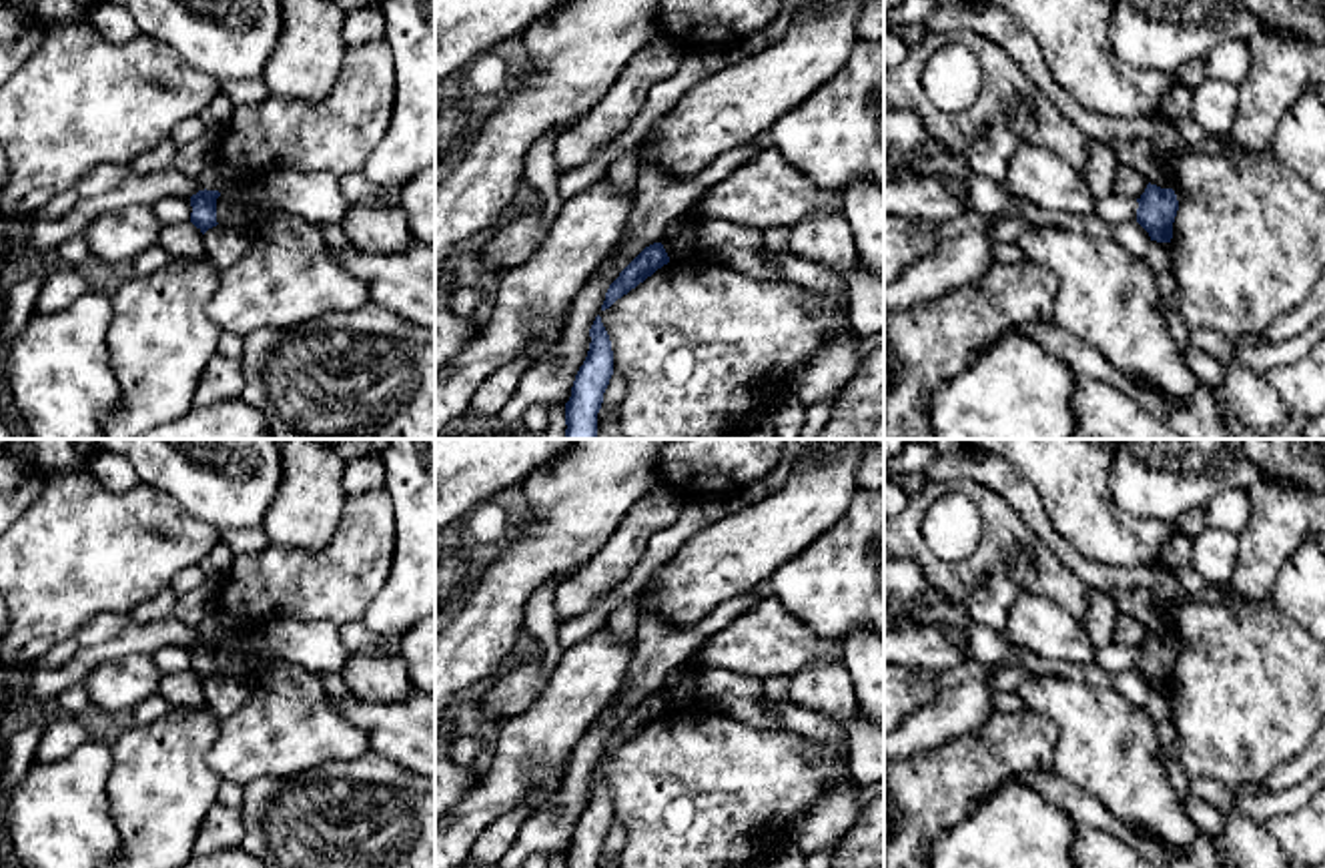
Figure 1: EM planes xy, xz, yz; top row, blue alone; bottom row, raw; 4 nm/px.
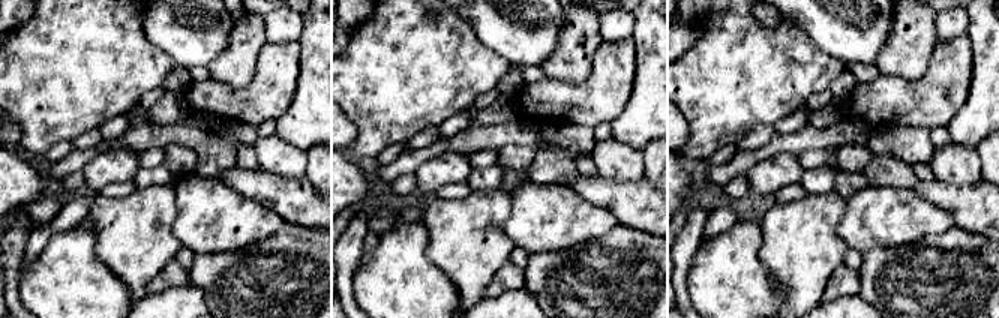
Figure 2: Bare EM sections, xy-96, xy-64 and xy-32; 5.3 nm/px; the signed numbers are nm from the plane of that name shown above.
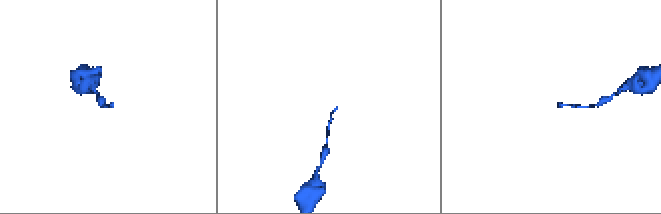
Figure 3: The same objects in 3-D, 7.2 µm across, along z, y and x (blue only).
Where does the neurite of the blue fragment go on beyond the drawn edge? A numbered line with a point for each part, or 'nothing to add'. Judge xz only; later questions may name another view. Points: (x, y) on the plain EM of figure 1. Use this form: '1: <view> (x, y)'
nothing to add

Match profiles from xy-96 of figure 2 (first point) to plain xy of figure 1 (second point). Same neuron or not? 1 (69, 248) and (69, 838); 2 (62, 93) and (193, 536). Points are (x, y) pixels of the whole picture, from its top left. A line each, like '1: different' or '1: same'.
1: same
2: same

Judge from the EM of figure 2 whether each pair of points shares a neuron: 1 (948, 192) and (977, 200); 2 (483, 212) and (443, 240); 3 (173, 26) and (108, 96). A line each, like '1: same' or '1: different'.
1: same
2: same
3: different

